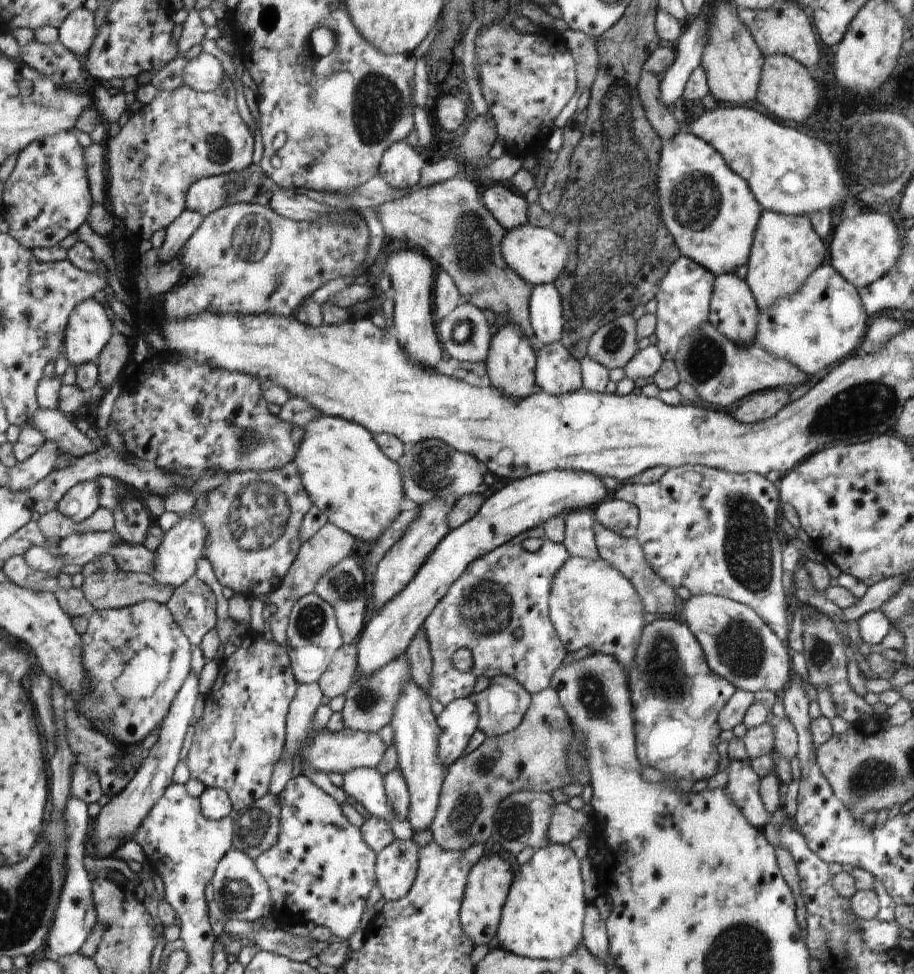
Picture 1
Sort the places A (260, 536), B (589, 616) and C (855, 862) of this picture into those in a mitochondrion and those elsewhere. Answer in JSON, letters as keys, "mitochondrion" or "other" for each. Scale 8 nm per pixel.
{"A":"mitochondrion","B":"other","C":"other"}

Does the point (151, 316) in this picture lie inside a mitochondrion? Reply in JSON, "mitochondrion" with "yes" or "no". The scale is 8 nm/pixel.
{"mitochondrion":"no"}

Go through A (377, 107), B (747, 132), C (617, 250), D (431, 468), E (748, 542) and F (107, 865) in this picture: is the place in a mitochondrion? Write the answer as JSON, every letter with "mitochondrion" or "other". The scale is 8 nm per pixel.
{"A":"mitochondrion","B":"other","C":"mitochondrion","D":"mitochondrion","E":"mitochondrion","F":"other"}

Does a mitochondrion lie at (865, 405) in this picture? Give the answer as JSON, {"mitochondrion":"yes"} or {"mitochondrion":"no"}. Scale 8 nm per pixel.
{"mitochondrion":"yes"}

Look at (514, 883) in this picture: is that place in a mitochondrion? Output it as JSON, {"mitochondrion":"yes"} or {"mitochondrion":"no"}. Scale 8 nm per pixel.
{"mitochondrion":"no"}

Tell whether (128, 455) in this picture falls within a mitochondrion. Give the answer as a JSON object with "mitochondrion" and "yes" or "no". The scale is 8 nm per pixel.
{"mitochondrion":"no"}

